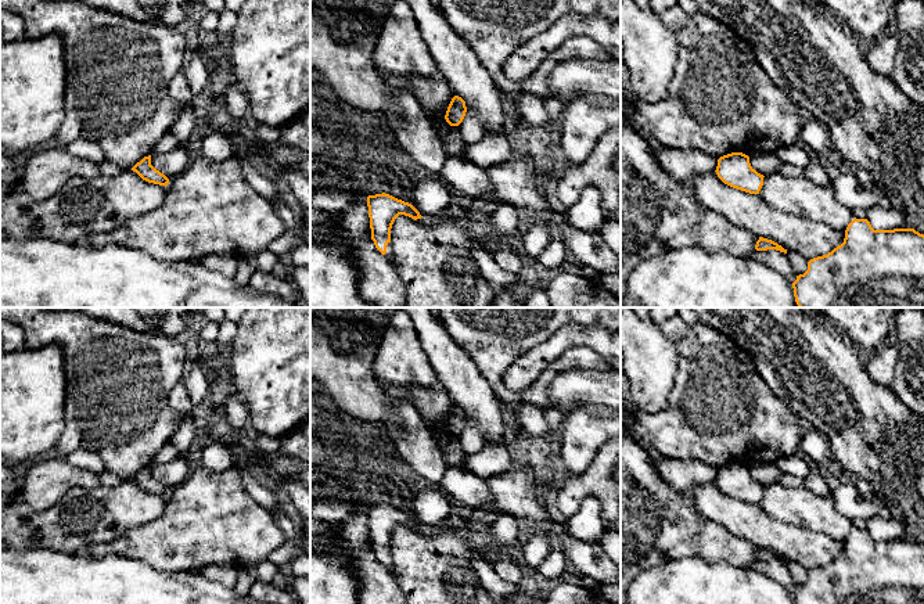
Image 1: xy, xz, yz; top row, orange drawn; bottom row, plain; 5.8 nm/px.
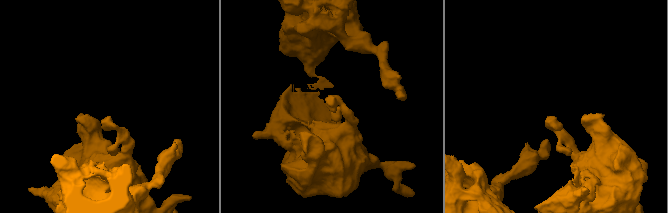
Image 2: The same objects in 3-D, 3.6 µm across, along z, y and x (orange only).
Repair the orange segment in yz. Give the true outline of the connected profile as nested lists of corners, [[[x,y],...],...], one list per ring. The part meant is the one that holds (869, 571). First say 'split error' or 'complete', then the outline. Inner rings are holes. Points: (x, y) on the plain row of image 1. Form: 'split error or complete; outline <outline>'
complete; outline [[[855,528],[845,540],[844,553],[827,565],[810,569],[808,580],[797,586],[792,598],[794,604],[924,604],[924,544],[914,539],[874,540],[867,529]]]

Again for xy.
complete; outline [[[151,465],[144,467],[140,472],[137,472],[132,478],[132,481],[136,482],[143,490],[148,493],[154,493],[165,497],[169,493],[169,489],[151,475]]]

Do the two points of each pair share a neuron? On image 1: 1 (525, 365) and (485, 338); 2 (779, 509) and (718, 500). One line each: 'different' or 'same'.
1: different
2: different

